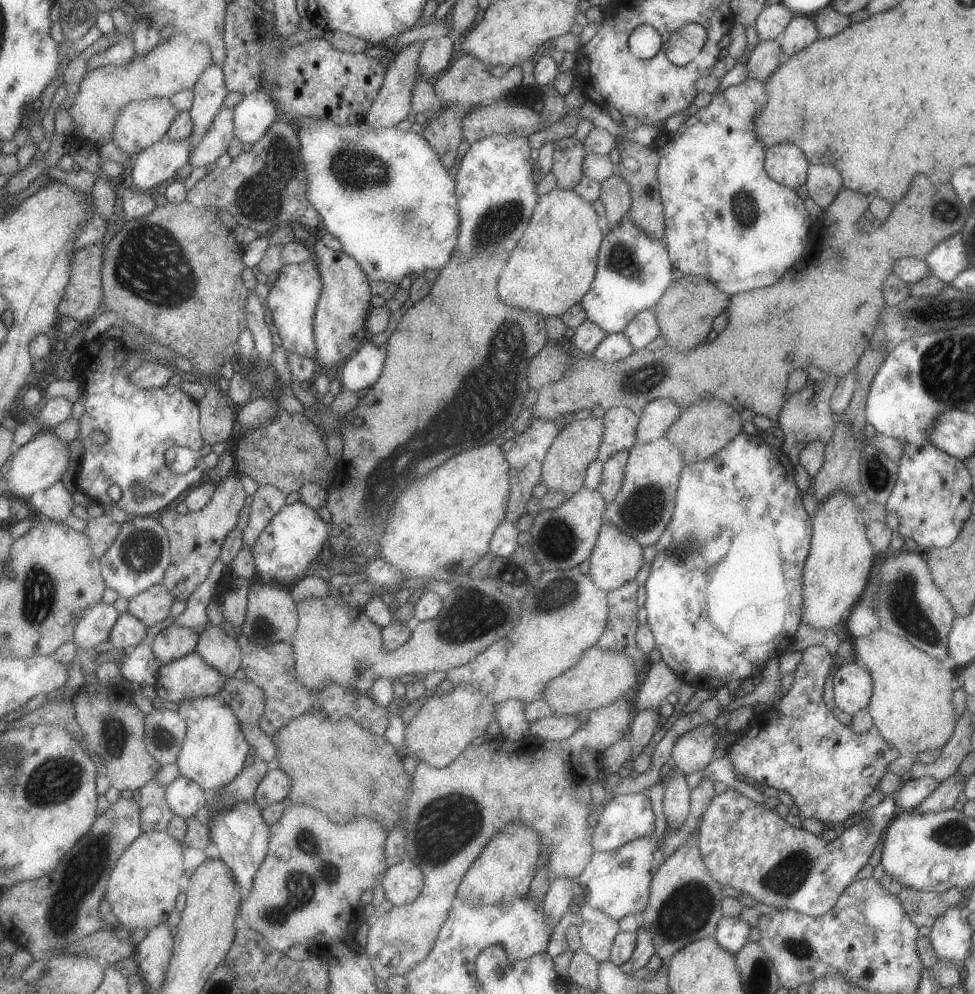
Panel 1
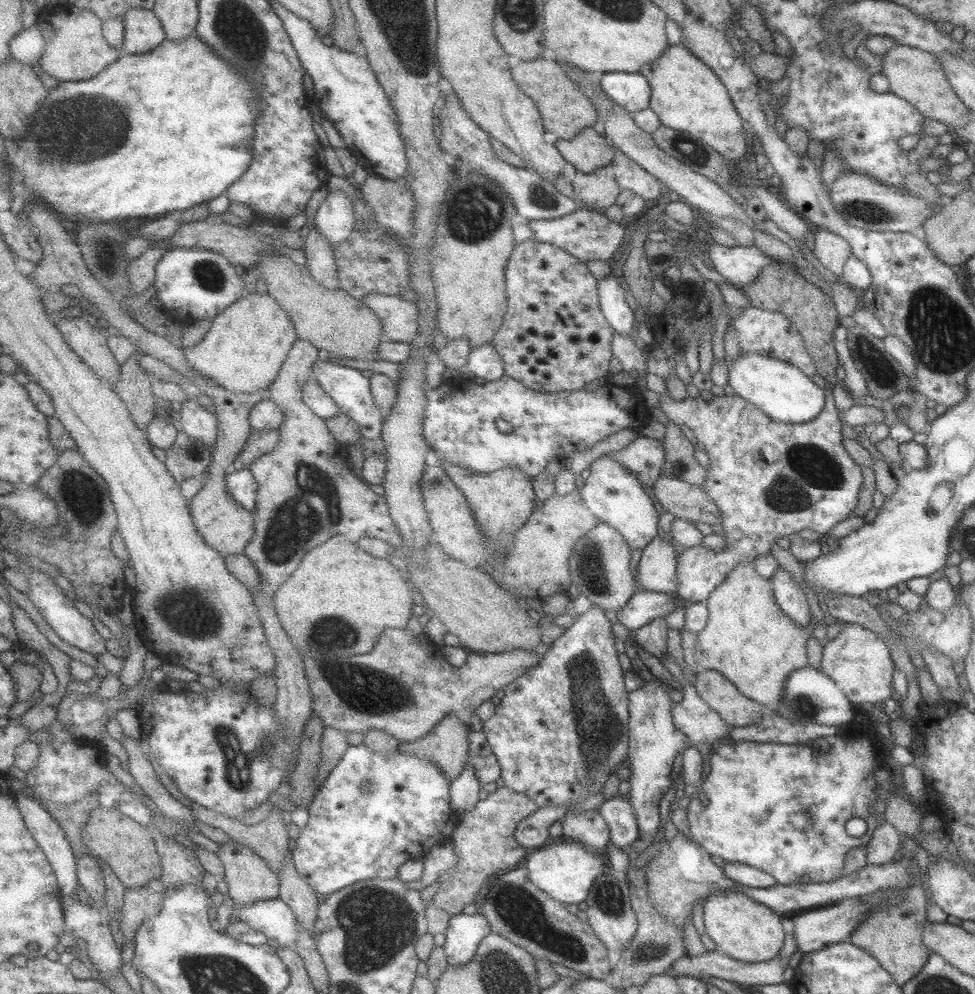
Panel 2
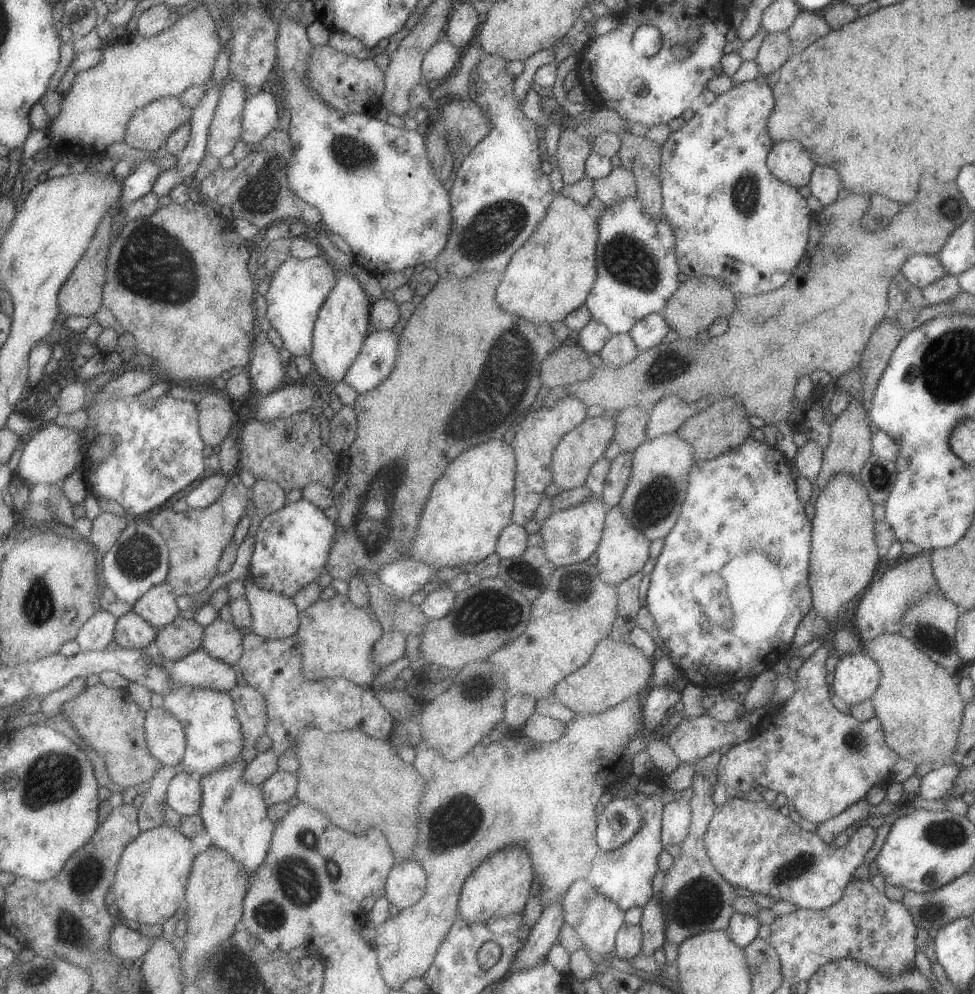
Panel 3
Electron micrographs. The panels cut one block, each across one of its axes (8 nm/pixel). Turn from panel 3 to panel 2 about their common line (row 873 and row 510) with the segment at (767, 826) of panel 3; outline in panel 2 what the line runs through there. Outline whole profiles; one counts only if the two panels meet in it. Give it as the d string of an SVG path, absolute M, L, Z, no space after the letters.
M825 386L825 400L821 412L803 424L787 424L771 420L755 405L735 394L713 396L701 393L696 397L686 395L681 402L669 395L659 395L657 405L669 422L689 427L699 444L703 444L708 455L709 469L703 482L703 490L719 510L720 525L723 529L725 547L717 551L703 545L684 547L676 561L677 594L685 602L704 601L710 592L719 586L727 572L735 564L753 562L757 556L767 554L775 540L799 532L803 528L825 535L837 522L851 516L857 504L857 492L861 489L861 467L845 451L841 438L846 430L837 417L832 396L832 386Z

